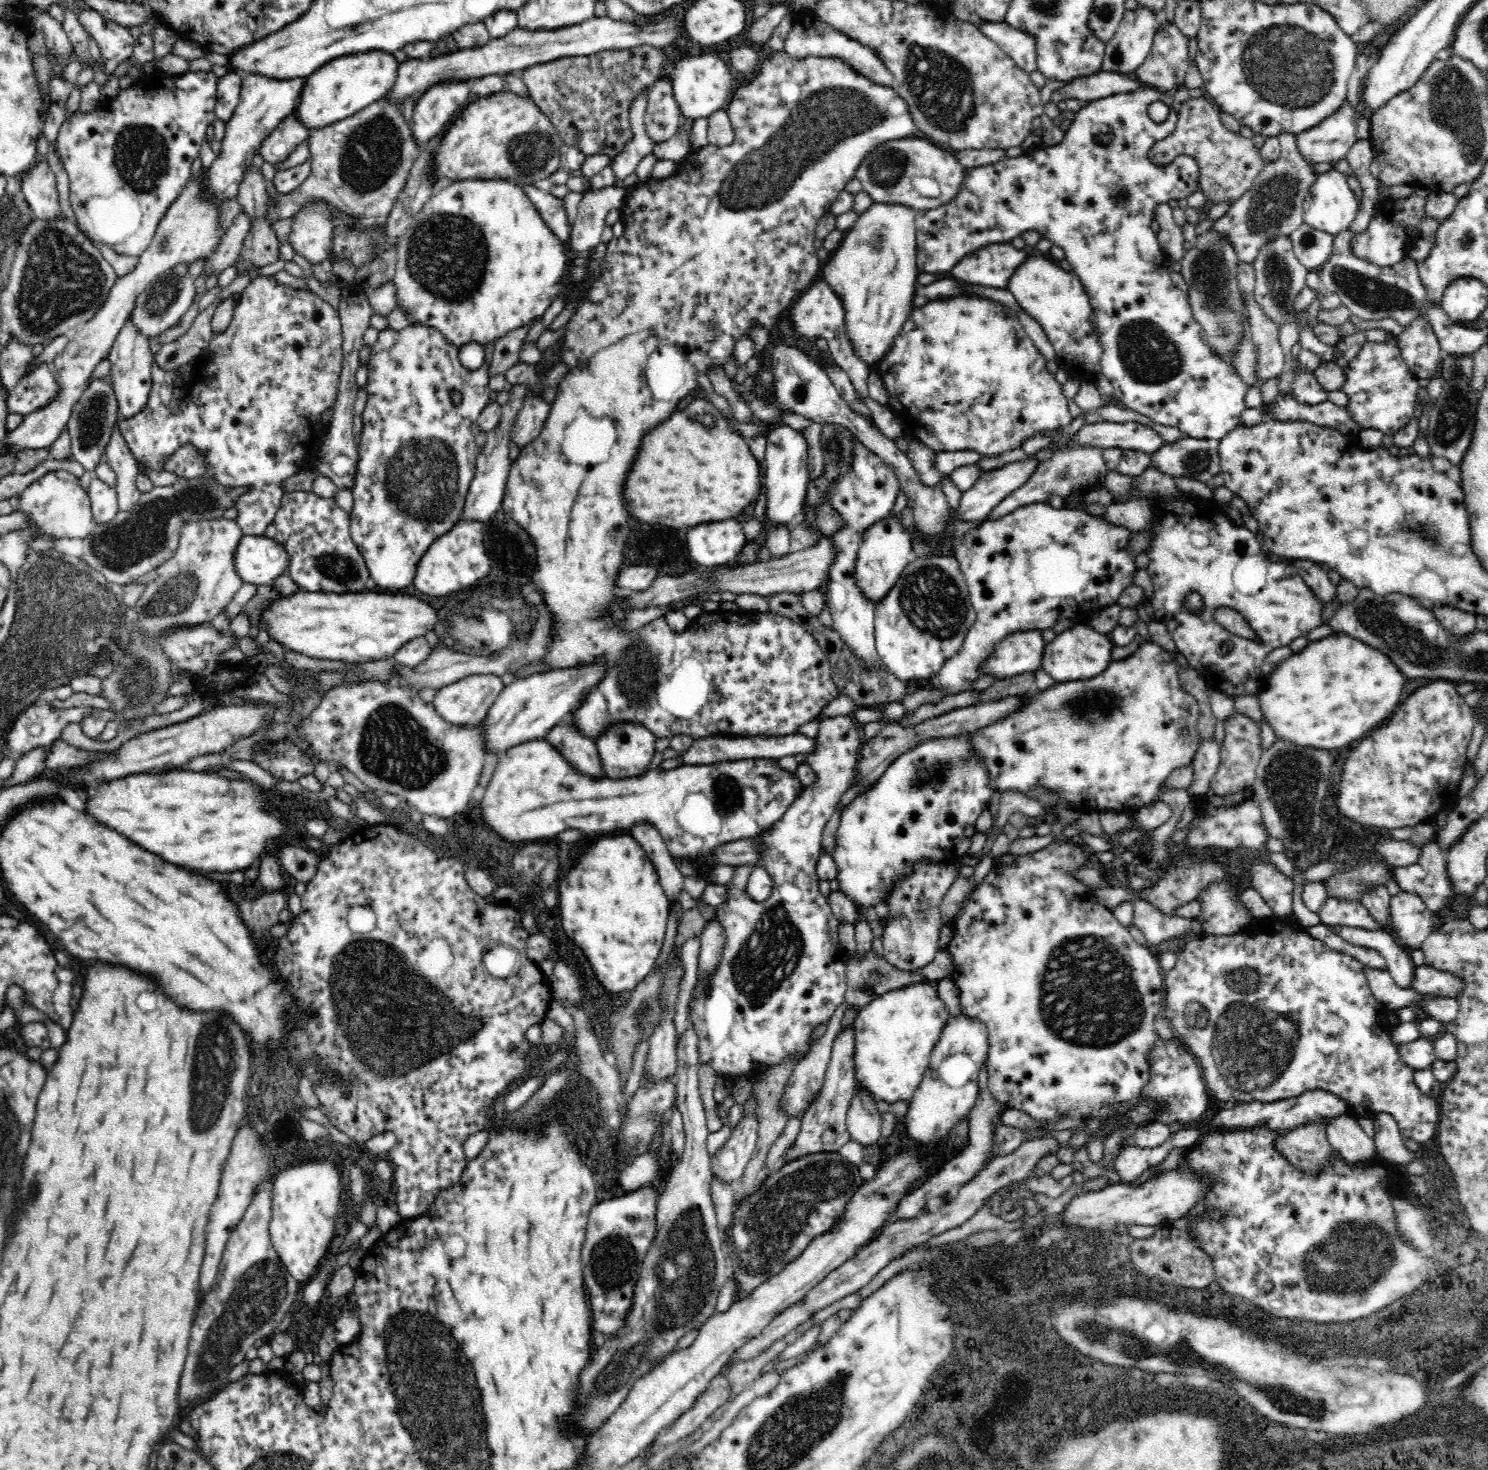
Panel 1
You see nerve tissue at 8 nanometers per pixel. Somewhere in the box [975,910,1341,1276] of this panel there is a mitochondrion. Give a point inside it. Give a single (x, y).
(1089, 998)

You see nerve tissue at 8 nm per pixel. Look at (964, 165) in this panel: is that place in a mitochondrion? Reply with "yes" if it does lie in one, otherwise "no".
no

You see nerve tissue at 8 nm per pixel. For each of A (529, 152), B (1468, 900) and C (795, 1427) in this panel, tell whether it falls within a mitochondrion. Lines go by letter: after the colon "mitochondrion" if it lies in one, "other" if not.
A: mitochondrion
B: other
C: mitochondrion

